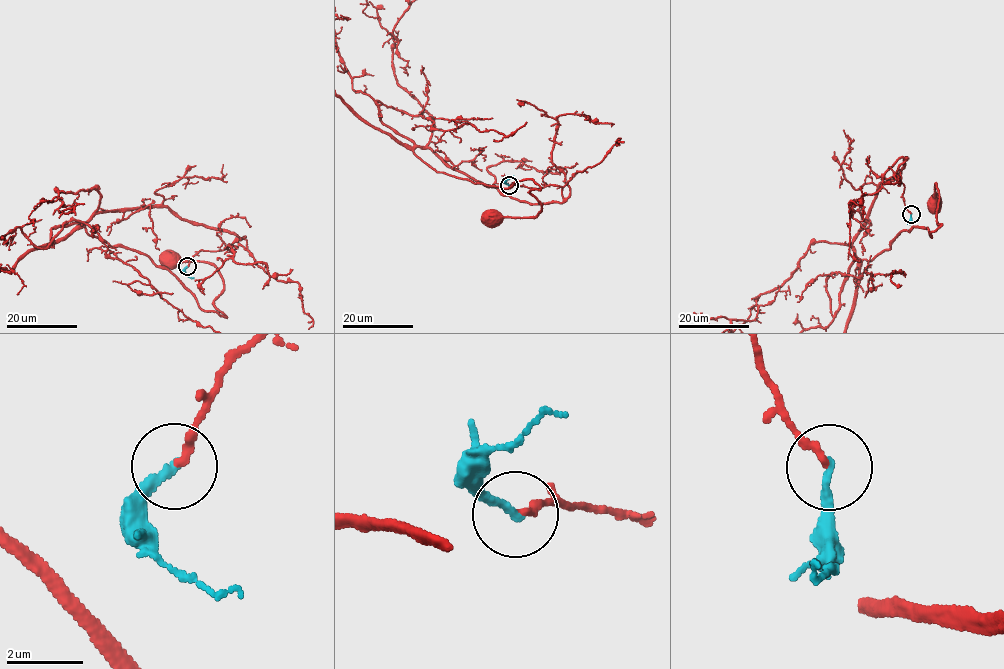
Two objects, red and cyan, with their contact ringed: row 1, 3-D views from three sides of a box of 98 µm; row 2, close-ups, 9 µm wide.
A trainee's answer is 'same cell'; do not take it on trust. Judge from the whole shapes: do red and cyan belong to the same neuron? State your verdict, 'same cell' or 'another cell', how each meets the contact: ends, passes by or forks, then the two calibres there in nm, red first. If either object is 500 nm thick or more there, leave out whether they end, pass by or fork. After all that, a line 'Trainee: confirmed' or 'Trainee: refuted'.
same cell; red ends; cyan ends; calibres 190 and 240 nm
Trainee: confirmed

